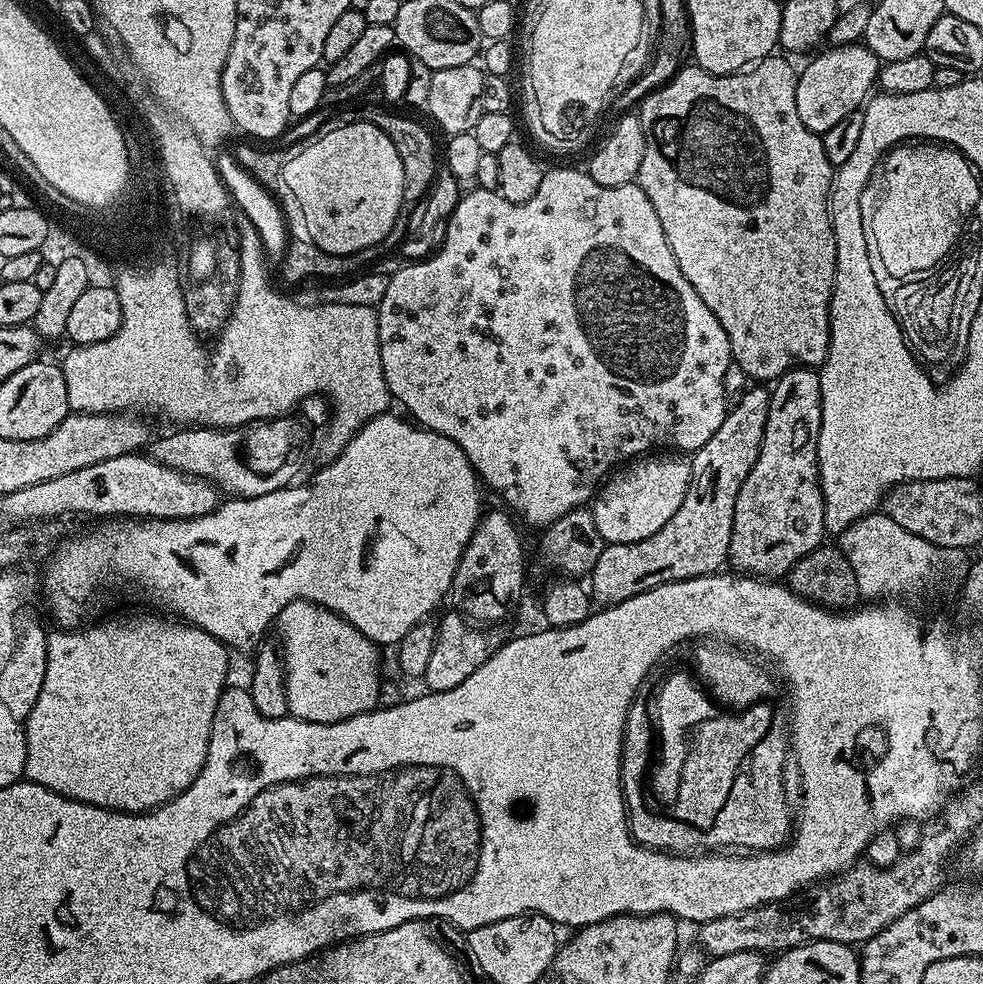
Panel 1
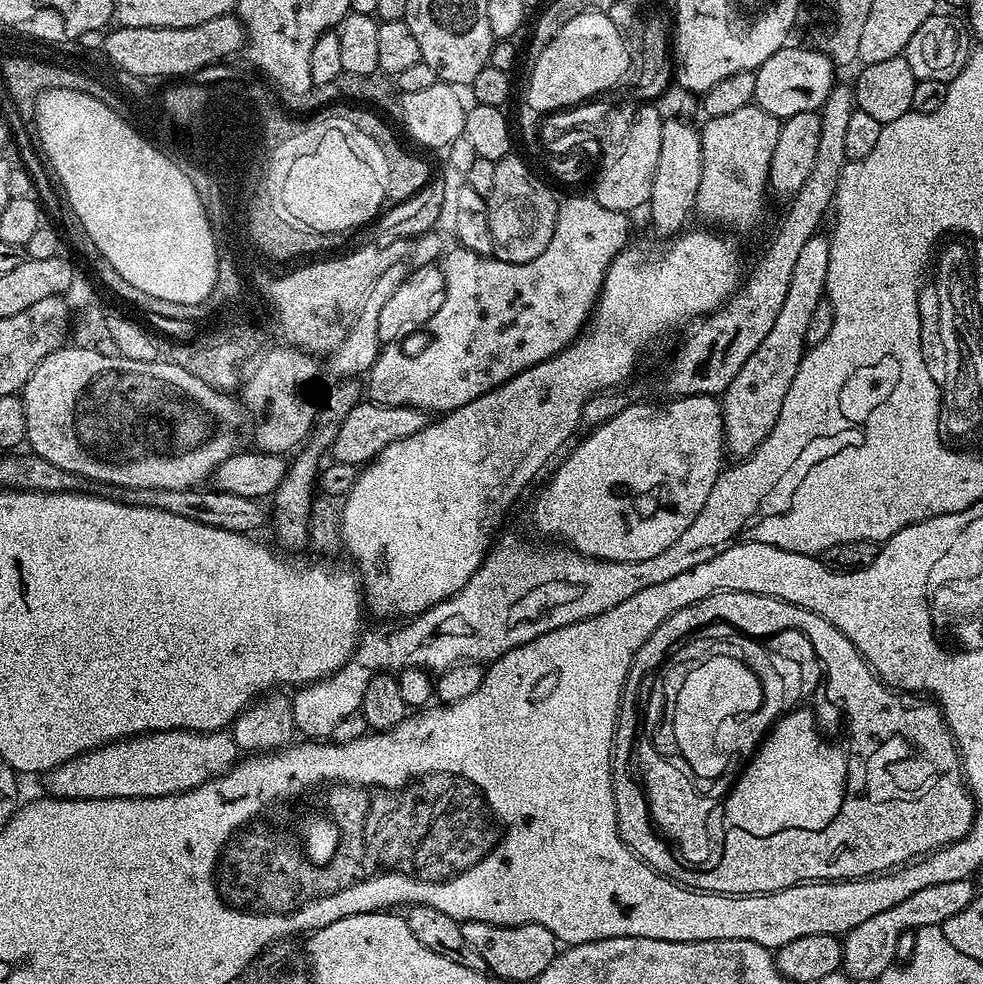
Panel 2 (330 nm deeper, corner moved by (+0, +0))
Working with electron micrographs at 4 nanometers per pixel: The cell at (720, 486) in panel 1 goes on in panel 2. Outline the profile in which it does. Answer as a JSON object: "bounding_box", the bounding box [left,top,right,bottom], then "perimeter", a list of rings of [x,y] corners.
{"bounding_box":[722,234,830,458],"perimeter":[[[817,234],[808,239],[806,246],[802,246],[790,286],[786,289],[786,299],[782,301],[782,311],[778,313],[770,334],[762,338],[758,350],[746,358],[746,366],[738,370],[734,382],[730,382],[728,389],[722,393],[724,443],[727,451],[731,455],[733,452],[736,458],[754,454],[770,430],[774,430],[774,422],[778,422],[782,401],[790,391],[790,382],[794,382],[794,374],[798,374],[798,366],[806,351],[806,326],[825,295],[826,266],[830,262],[828,242],[827,235]]]}

